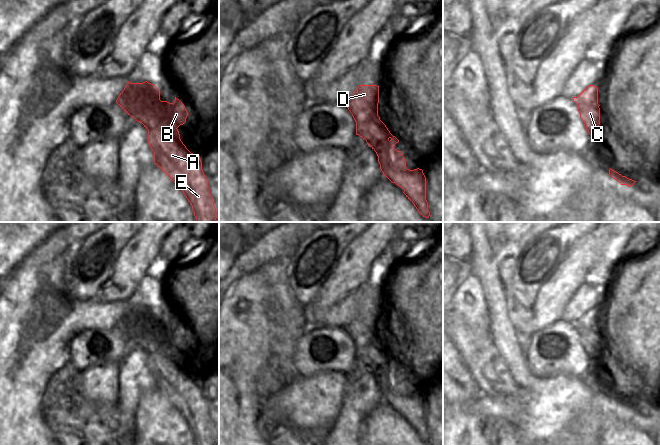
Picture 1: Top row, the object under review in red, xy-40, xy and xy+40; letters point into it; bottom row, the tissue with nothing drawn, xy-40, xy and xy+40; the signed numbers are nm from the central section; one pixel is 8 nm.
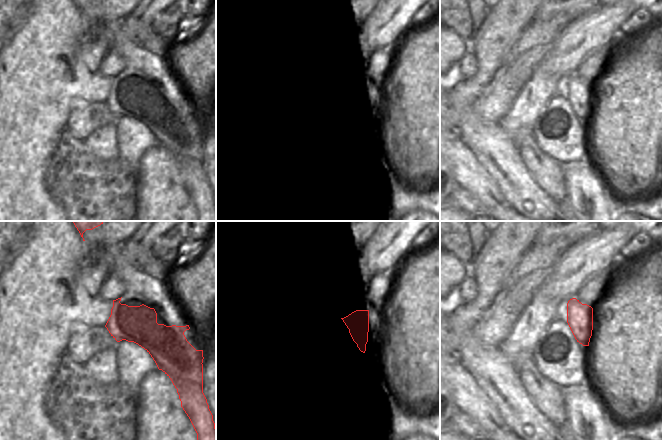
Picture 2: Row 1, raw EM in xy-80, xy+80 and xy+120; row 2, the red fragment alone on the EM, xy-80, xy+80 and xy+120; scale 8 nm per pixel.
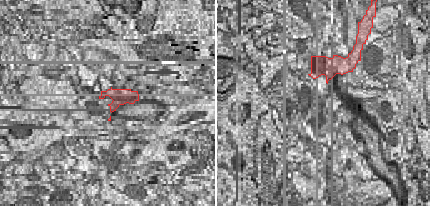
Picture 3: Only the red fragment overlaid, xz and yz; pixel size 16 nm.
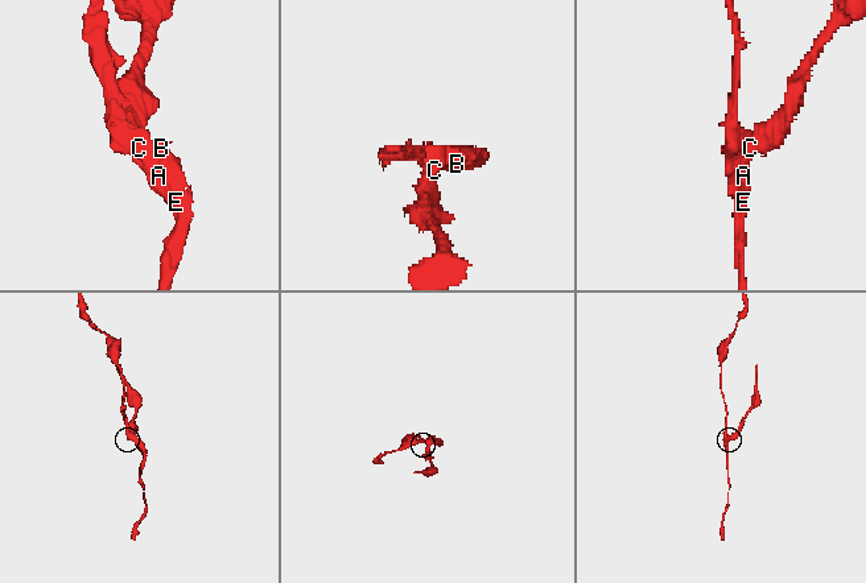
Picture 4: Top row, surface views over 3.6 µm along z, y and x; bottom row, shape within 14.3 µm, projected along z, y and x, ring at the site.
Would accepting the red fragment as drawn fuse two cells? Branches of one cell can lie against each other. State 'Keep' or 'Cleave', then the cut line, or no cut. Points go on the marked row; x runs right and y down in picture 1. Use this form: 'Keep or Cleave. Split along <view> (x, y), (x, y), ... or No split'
Cleave. Split along xy+40 (597, 102), (593, 104), (580, 103), (578, 105).

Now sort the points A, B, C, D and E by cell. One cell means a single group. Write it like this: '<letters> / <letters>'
A B D E / C

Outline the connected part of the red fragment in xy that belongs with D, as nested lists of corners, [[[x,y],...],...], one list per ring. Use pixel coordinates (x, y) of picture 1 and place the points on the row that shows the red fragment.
[[[359,85],[354,94],[344,102],[356,122],[356,135],[365,139],[376,152],[384,176],[401,187],[418,212],[429,218],[423,170],[406,168],[402,152],[394,148],[399,140],[390,133],[378,116],[378,103],[377,85]]]

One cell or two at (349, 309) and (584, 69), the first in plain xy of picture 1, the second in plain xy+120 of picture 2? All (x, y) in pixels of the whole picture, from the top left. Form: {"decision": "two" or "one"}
{"decision": "one"}

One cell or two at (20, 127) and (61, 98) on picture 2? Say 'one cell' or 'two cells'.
one cell

